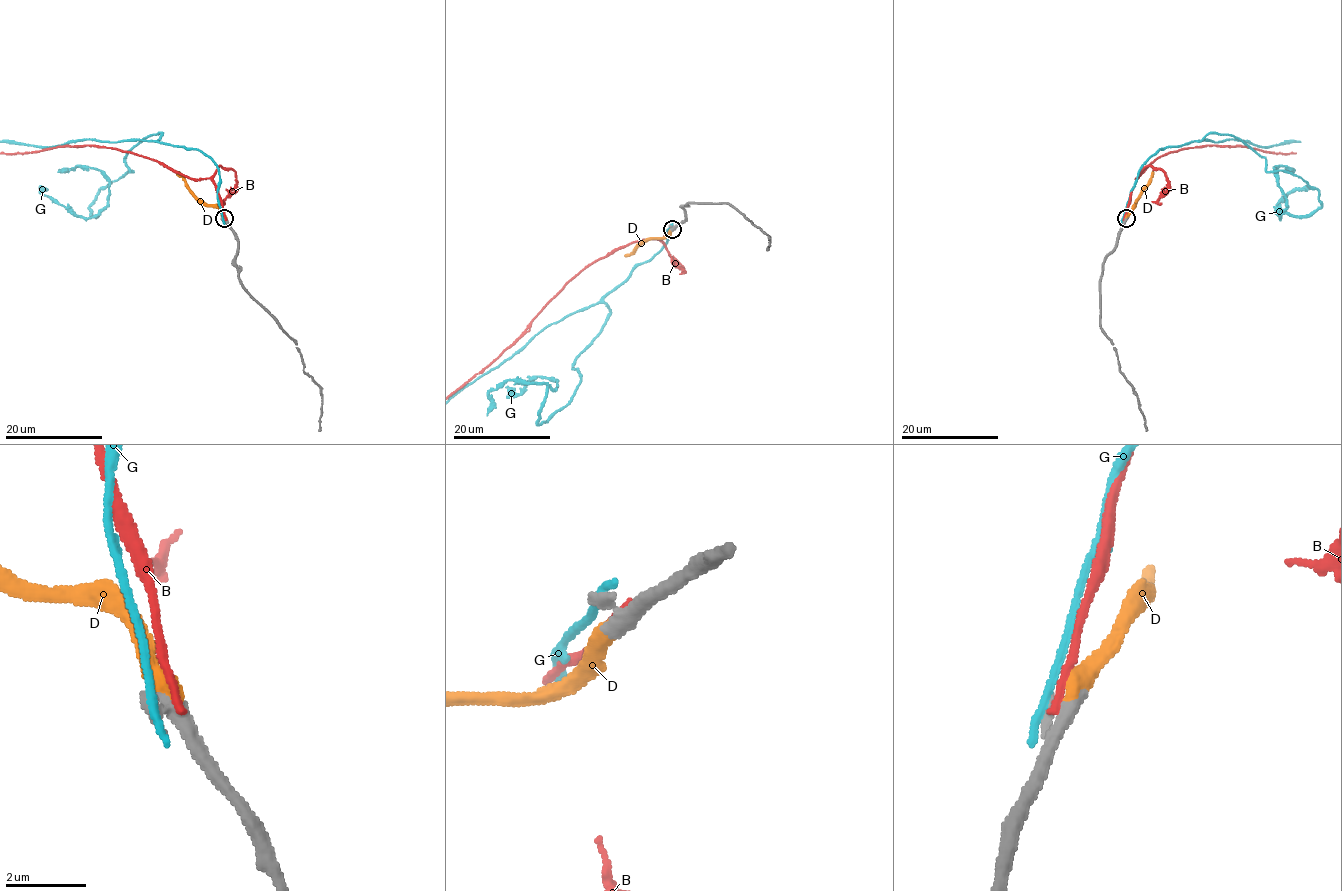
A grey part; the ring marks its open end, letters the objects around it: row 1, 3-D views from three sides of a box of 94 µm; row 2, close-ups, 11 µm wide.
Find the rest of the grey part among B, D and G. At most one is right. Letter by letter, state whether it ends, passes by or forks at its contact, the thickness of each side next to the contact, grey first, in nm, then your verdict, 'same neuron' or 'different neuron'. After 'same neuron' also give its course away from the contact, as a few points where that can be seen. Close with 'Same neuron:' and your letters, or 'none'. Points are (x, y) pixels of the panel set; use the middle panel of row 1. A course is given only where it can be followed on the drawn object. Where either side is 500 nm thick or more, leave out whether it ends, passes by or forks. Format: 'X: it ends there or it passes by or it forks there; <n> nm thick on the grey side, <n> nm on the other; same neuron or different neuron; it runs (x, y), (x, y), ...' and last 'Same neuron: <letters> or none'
B: 550 nm thick on the grey side, 200 nm on the other; different neuron
D: 500 nm thick on the grey side, 440 nm on the other; same neuron; it runs (673, 229), (664, 238), (646, 239), (627, 256)
G: it ends there; 400 nm thick on the grey side, 260 nm on the other; different neuron
Same neuron: D

